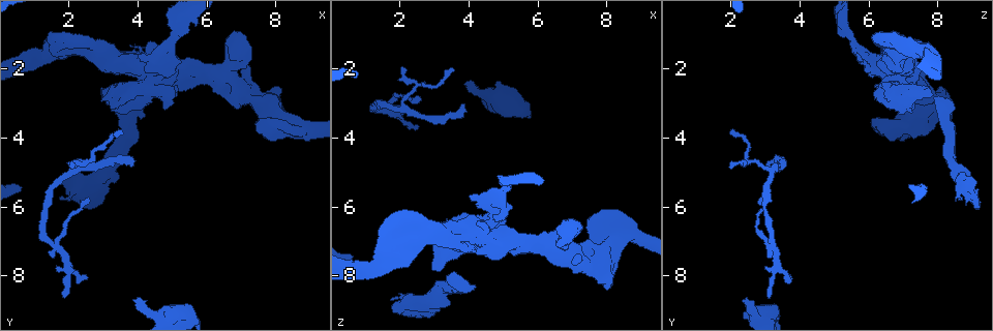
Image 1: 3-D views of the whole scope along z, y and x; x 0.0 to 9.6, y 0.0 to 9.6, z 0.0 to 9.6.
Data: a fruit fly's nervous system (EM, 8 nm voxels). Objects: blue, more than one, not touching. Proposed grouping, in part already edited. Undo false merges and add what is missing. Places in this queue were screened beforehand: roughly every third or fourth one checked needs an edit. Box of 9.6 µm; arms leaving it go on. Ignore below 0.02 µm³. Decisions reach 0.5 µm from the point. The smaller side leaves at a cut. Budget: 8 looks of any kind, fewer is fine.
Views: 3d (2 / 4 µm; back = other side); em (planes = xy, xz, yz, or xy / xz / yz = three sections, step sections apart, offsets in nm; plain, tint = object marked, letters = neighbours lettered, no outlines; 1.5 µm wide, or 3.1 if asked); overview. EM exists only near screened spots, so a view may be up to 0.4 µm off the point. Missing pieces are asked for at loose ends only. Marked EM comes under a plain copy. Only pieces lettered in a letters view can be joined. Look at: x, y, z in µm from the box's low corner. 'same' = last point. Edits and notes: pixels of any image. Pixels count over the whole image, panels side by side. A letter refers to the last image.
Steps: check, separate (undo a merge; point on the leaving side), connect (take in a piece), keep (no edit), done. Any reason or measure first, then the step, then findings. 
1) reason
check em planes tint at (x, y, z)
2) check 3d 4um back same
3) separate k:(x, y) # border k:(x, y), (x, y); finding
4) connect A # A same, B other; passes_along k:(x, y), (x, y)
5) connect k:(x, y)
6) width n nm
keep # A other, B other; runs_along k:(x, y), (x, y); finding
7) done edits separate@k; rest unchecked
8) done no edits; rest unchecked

an open end
check em planes letters at (3.90, 8.65, 2.50)

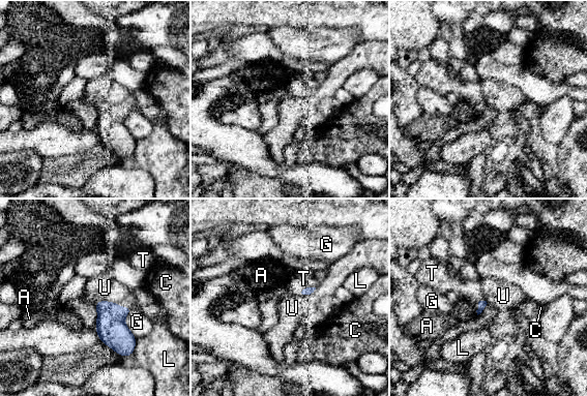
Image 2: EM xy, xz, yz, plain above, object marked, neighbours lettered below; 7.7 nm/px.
longest_contact G 240 nm
connect T # A other, C other, G other, L other, T same, U other; the cell continues

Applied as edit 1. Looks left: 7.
check 3d 4um at (2.55, 8.05, 3.75)

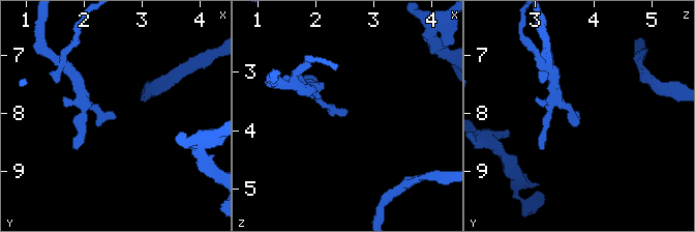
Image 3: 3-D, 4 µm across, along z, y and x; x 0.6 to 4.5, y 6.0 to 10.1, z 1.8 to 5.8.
check em xy step 4 letters at (2.55, 8.10, 3.70)

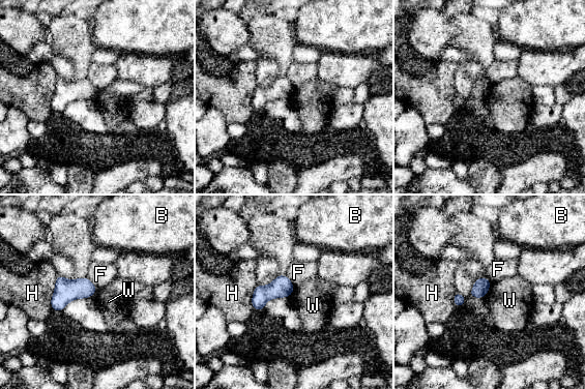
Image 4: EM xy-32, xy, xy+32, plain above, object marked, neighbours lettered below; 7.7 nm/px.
width 120 nm
keep # B other, F other, H other, W other; no lettered piece goes on from it

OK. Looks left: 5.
check 3d 4um at (2.15, 4.80, 2.00)

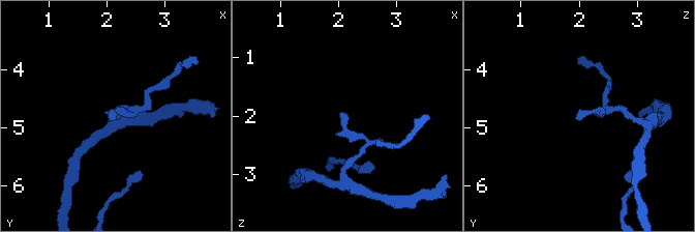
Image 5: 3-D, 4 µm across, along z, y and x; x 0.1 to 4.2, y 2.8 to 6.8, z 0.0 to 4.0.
check em yz step 4 tint at (2.15, 4.80, 1.90)

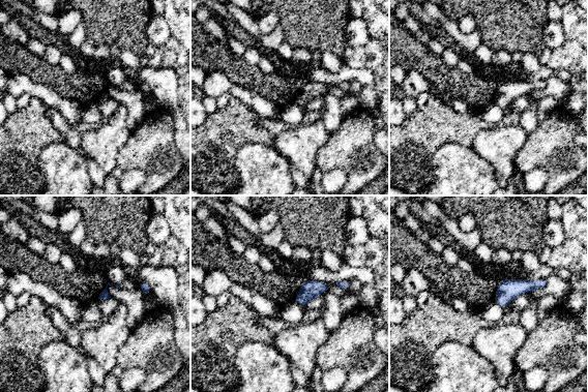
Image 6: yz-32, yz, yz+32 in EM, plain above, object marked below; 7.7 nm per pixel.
cut it another way
check em planes letters same

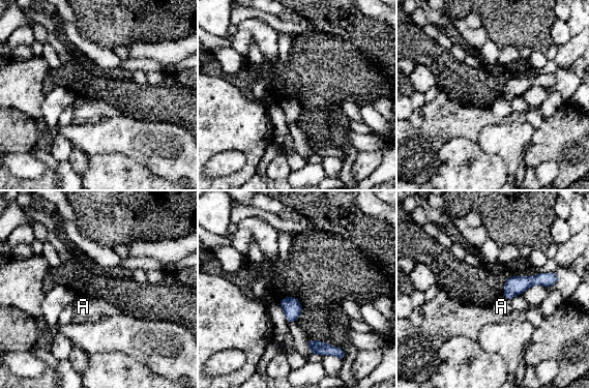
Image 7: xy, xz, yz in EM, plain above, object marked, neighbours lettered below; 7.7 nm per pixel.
keep # A other; runs_along 7:(555, 274), (516, 285), (505, 294); no lettered piece goes on from it

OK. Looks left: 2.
done edits connect@2; rest unchecked

